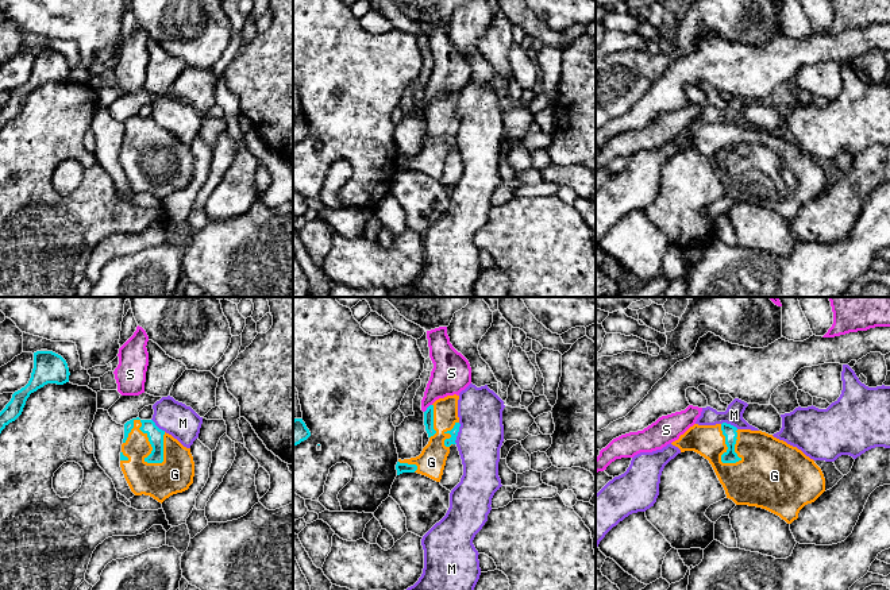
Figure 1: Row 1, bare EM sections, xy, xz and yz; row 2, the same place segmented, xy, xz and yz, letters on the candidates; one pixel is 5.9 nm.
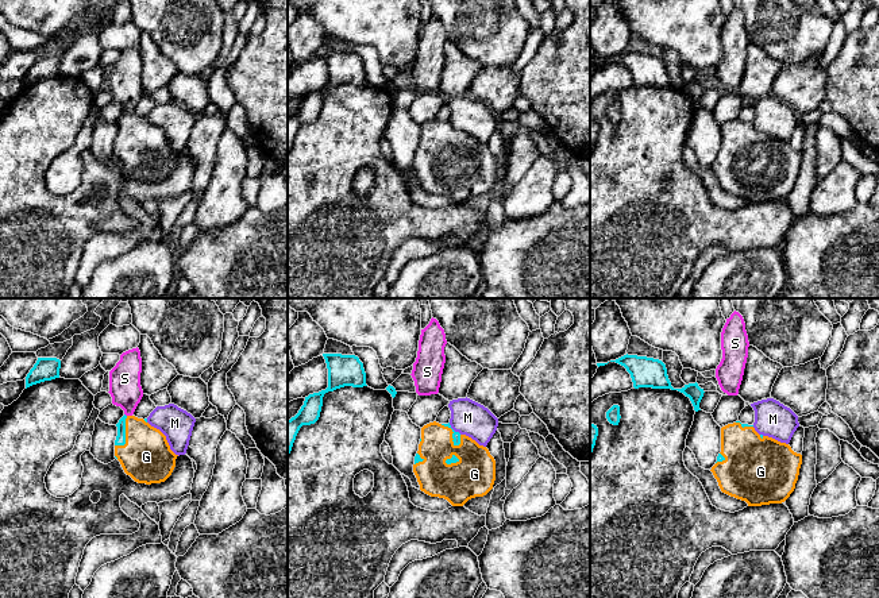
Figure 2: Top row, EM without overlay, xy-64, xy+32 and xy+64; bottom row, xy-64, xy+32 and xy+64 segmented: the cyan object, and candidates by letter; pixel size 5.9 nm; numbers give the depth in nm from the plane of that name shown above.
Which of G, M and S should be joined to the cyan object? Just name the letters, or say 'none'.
G

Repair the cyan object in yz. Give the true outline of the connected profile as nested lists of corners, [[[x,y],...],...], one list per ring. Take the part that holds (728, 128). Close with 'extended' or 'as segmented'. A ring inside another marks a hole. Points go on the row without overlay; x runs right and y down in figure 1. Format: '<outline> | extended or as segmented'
[[[694,122],[671,140],[709,158],[727,196],[766,207],[787,221],[825,189],[825,176],[801,147],[762,128]]] | extended

